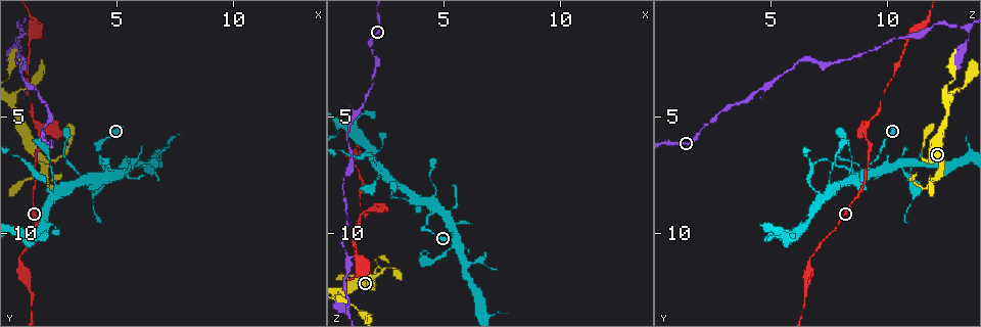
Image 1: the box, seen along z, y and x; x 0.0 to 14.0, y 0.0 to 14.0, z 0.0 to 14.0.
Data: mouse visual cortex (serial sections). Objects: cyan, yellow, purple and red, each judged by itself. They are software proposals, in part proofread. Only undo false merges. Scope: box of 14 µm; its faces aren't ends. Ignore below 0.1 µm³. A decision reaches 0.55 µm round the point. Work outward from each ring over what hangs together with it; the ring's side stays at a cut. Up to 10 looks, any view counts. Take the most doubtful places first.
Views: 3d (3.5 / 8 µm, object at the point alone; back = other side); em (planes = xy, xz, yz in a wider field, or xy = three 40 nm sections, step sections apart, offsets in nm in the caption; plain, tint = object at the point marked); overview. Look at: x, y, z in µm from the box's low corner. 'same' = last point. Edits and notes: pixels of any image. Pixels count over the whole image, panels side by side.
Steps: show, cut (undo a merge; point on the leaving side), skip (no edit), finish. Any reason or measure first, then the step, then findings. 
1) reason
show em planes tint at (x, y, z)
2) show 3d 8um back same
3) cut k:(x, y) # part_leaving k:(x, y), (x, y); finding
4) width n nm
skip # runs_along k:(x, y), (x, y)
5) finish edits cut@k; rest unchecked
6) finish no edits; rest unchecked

sharp bend
show 3d 3.5um at (1.7, 5.7, 9.1)

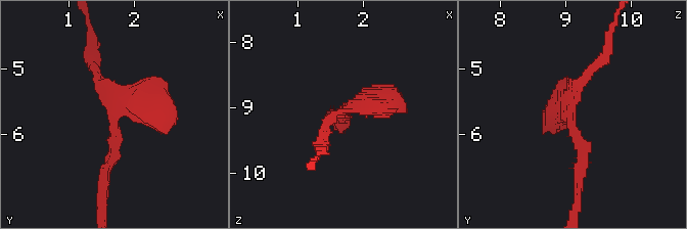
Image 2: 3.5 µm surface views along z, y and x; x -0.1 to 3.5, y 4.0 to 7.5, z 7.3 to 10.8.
shape alone is not enough
show em xy step 5 tint at (1.75, 5.65, 9.05)

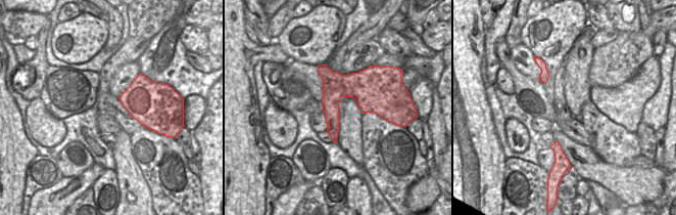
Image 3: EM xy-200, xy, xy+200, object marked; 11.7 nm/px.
width 300 nm
skip # runs_along 2:(580, 173), (569, 100), (603, 60); continuous, no second cell

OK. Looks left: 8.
branch point
show 3d 8um at (5.6, 7.0, 10.4)

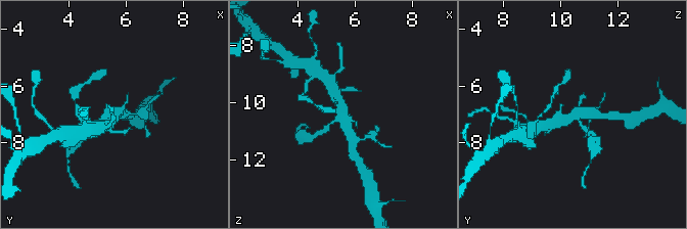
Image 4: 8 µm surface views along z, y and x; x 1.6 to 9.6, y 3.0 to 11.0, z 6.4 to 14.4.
need the tissue
show em xy step 2 tint at (5.6, 7.0, 10.5)

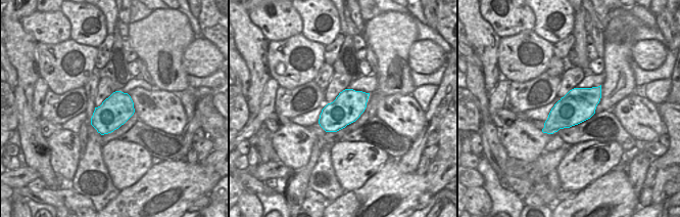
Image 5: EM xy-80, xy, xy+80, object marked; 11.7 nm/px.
skip # runs_along 4:(334, 91), (341, 104), (351, 142); one cell here

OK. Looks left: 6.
sudden change in width
show 3d 8um back at (1.0, 3.2, 5.3)

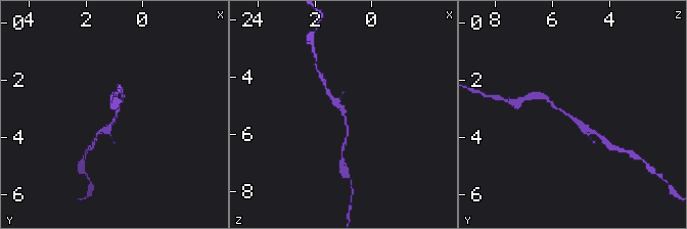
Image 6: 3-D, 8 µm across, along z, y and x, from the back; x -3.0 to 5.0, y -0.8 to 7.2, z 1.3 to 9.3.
need the tissue
show em xy step 3 tint at (0.9, 3.2, 5.4)

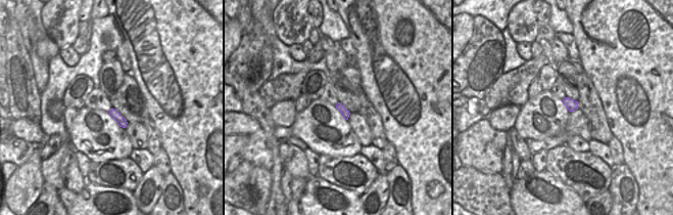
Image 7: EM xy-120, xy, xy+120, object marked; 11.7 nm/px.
skip # one cell here

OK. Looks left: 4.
abrupt turn
show 3d 3.5um at (0.9, 1.3, 13.4)

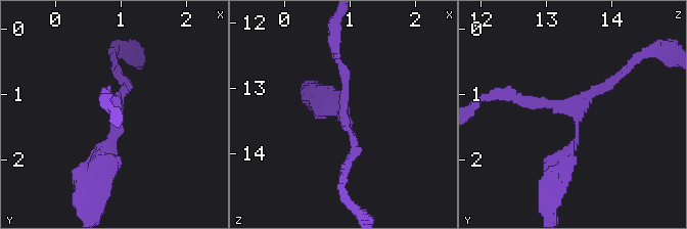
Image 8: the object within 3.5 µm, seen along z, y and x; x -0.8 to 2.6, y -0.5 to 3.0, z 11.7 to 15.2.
arms 3; arm_widths 150, 150, 200 nm
show em xy step 5 tint at (0.85, 1.20, 13.35)

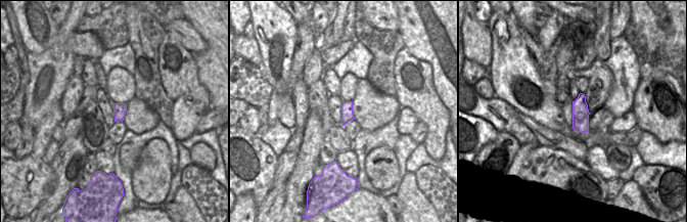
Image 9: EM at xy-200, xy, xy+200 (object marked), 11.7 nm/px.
width 150 nm
skip # runs_along 8:(107, 93), (117, 131), (100, 166); continuous, no second cell

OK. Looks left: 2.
finish no edits; rest unchecked

